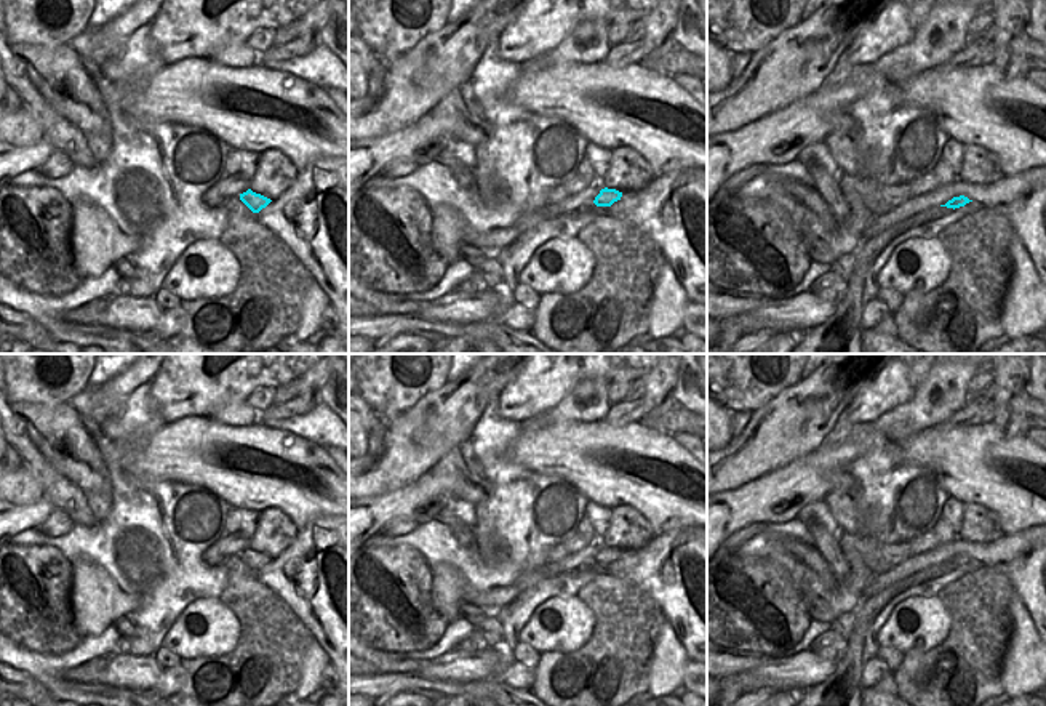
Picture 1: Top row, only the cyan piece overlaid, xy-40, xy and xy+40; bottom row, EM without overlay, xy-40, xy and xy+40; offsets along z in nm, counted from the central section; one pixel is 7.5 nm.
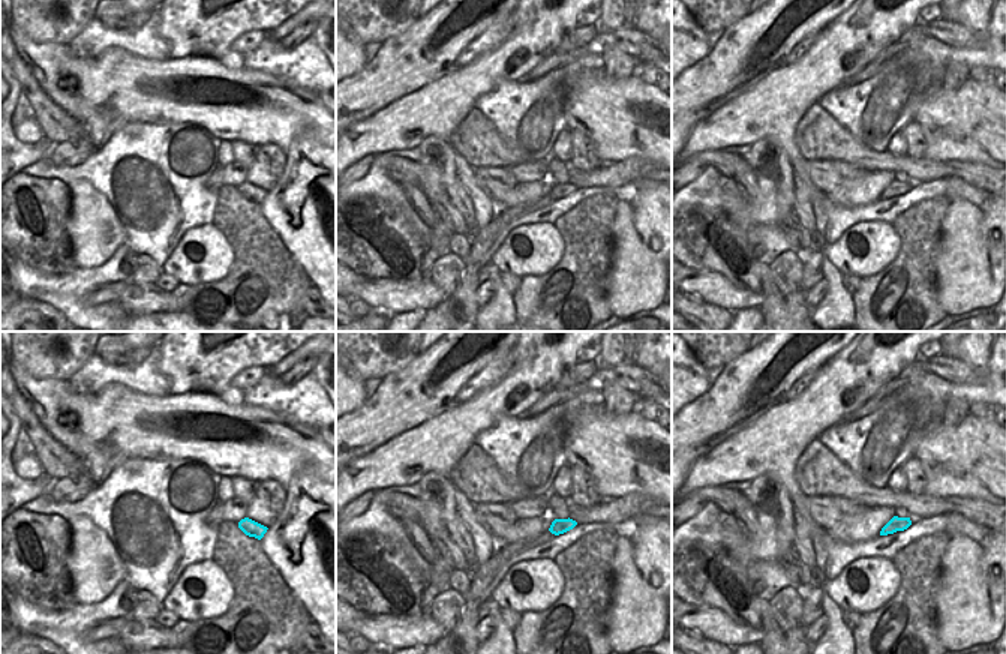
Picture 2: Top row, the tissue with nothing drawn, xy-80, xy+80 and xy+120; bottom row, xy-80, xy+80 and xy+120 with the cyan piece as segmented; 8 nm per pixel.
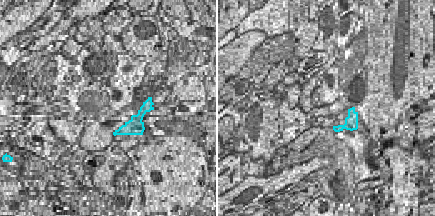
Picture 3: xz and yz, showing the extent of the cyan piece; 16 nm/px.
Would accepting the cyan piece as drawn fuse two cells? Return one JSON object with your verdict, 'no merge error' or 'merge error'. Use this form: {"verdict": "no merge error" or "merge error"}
{"verdict": "merge error"}

